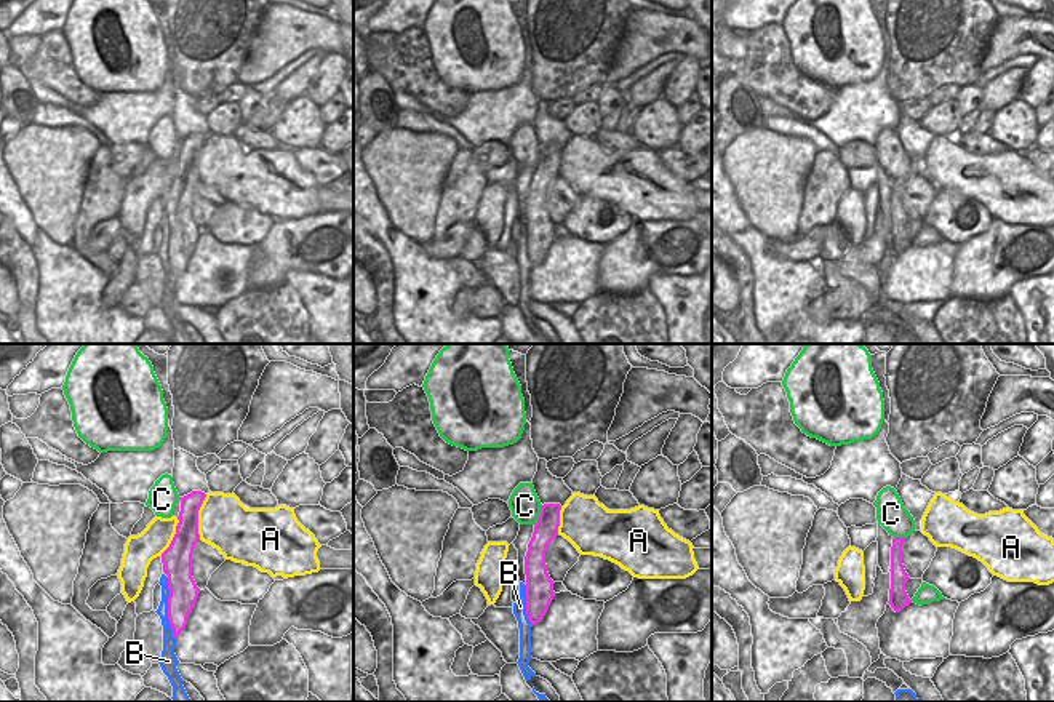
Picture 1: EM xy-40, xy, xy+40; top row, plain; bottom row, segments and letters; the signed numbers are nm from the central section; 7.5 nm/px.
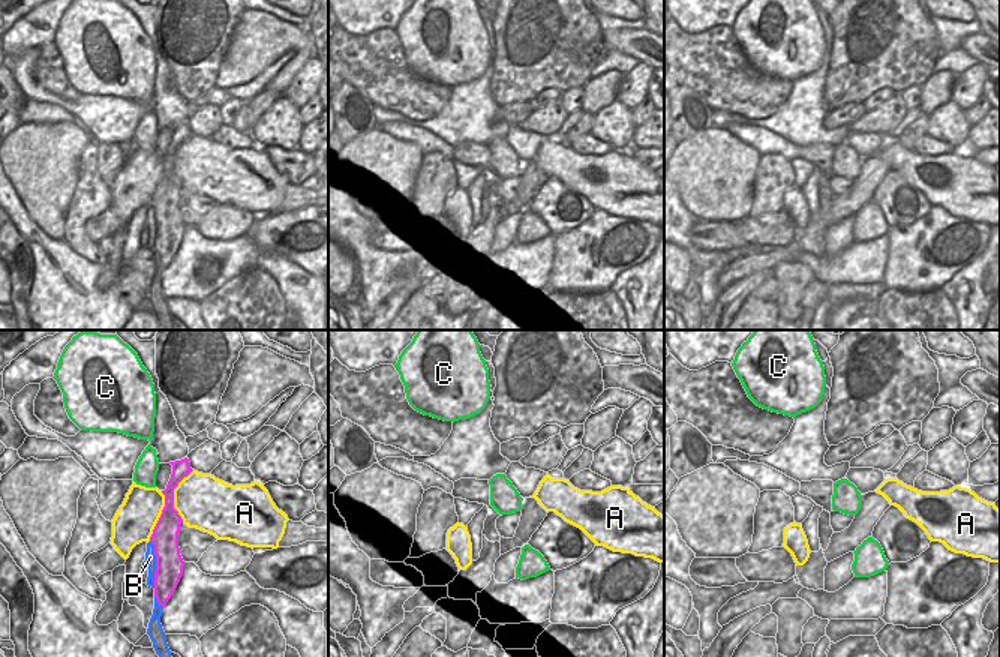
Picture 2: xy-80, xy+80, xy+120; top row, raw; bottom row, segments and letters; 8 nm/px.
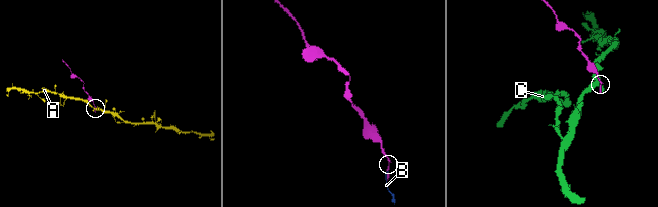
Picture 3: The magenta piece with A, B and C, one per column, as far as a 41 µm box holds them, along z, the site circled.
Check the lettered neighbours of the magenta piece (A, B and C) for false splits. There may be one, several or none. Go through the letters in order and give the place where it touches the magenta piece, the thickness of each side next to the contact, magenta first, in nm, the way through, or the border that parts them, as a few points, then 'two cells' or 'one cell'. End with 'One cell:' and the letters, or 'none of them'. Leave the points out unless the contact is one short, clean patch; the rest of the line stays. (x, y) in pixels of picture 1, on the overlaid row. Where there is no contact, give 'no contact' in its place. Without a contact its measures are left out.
A: contact xy-40 (197, 517); calibres 180 and 400 nm; two cells
B: contact xy-40 (168, 608); calibres 220 and 90 nm; one cell
C: contact xy (539, 517); calibres 180 and 220 nm; border xy (542, 506), (534, 526); two cells
One cell: B

